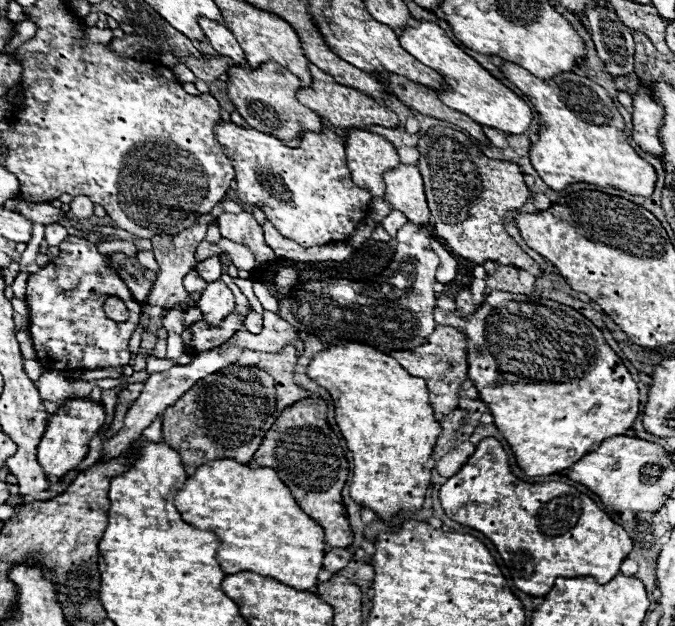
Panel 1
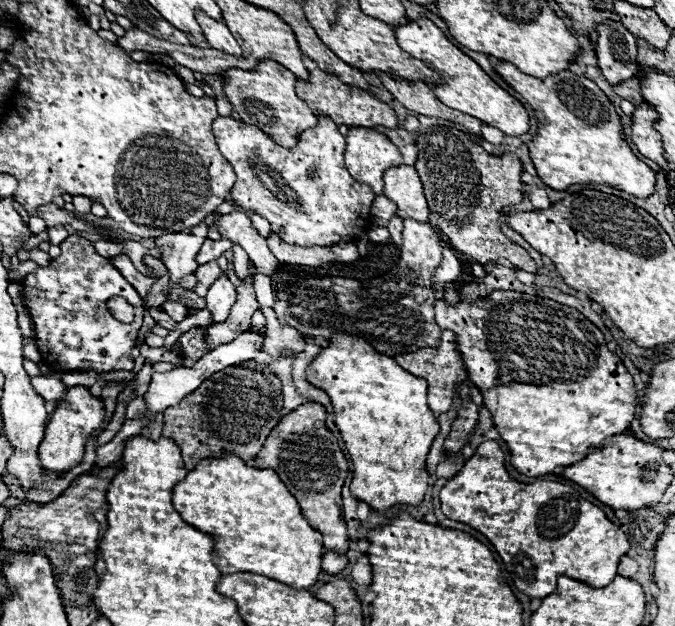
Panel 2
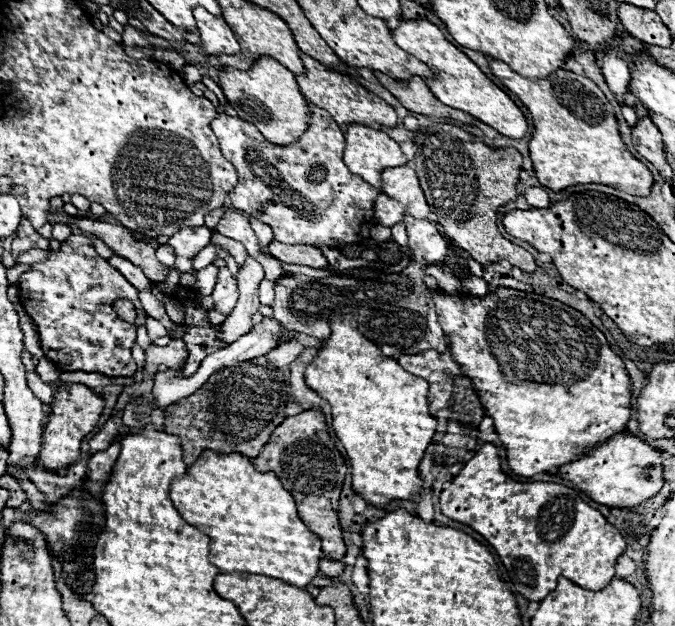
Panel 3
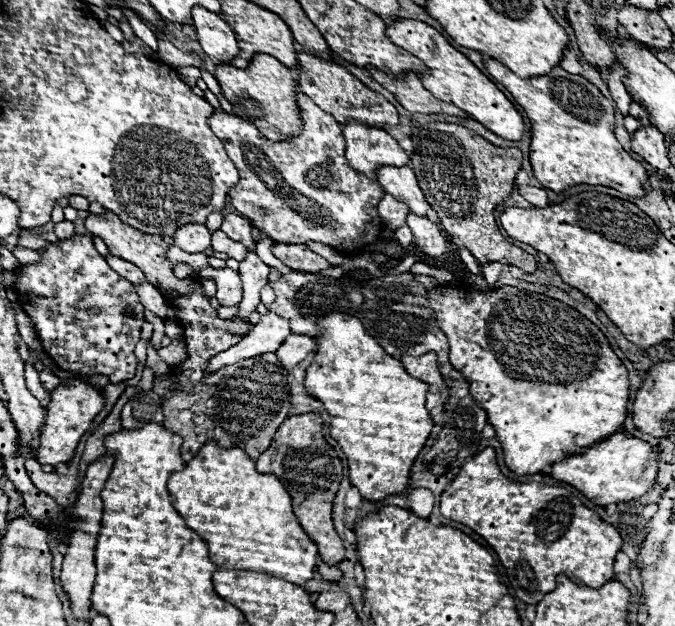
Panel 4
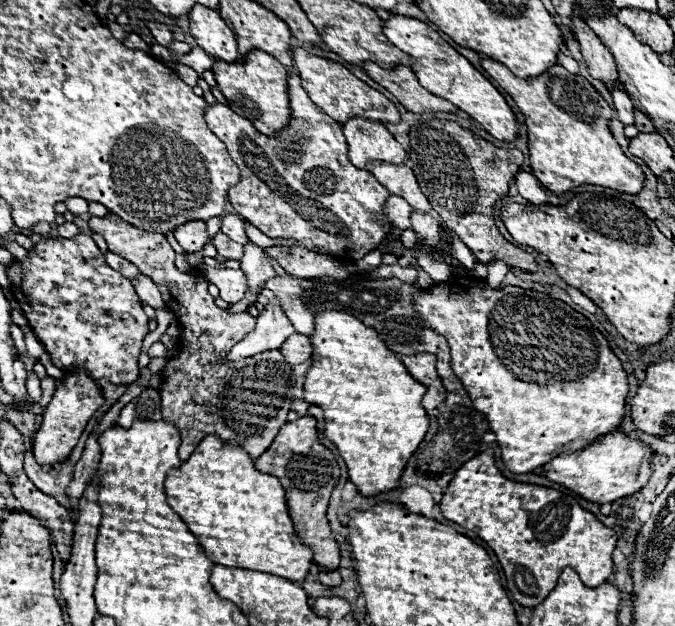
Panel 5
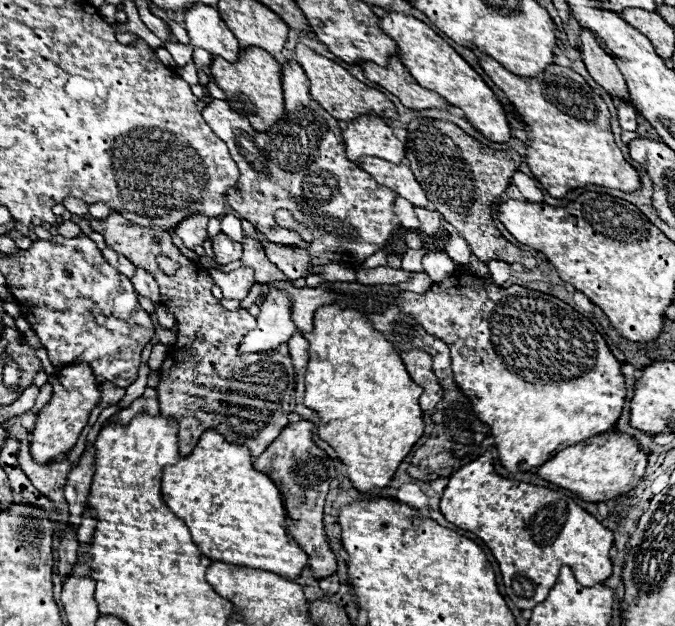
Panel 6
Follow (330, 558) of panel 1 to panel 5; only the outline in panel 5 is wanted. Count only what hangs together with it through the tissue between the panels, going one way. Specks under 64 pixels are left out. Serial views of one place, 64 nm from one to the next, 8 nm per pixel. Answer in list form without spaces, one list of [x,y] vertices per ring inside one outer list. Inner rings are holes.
[[[334,570],[334,572],[320,572],[320,582],[322,582],[326,588],[336,588],[336,586],[340,586],[342,576],[340,576],[338,570]]]

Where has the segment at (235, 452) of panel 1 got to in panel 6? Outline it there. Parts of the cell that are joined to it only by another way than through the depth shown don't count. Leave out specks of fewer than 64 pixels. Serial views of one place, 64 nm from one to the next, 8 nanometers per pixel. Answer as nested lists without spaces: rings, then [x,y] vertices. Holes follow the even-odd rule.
[[[112,212],[106,220],[94,218],[92,230],[104,236],[108,248],[124,254],[134,266],[146,268],[154,278],[158,254],[166,254],[180,264],[174,280],[156,280],[162,294],[160,302],[174,314],[178,326],[178,338],[166,352],[156,392],[160,414],[174,416],[180,424],[180,454],[188,456],[202,432],[212,428],[228,442],[246,444],[252,456],[260,456],[276,440],[282,428],[288,426],[290,398],[294,390],[294,364],[288,344],[256,354],[238,352],[246,332],[256,328],[254,316],[250,316],[246,310],[230,312],[222,308],[222,304],[212,296],[210,288],[214,286],[214,280],[210,278],[210,272],[202,264],[186,258],[172,244],[166,230],[132,224],[118,212]],[[154,234],[160,234],[162,244],[152,240]]]

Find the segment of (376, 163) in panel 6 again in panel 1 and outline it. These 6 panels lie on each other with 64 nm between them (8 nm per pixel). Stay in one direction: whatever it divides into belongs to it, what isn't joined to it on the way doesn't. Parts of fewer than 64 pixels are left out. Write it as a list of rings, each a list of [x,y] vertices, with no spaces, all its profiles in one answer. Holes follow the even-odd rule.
[[[400,164],[384,174],[386,182],[386,202],[392,204],[394,210],[406,214],[406,218],[414,224],[426,224],[430,218],[430,210],[424,196],[422,176],[416,166]]]

